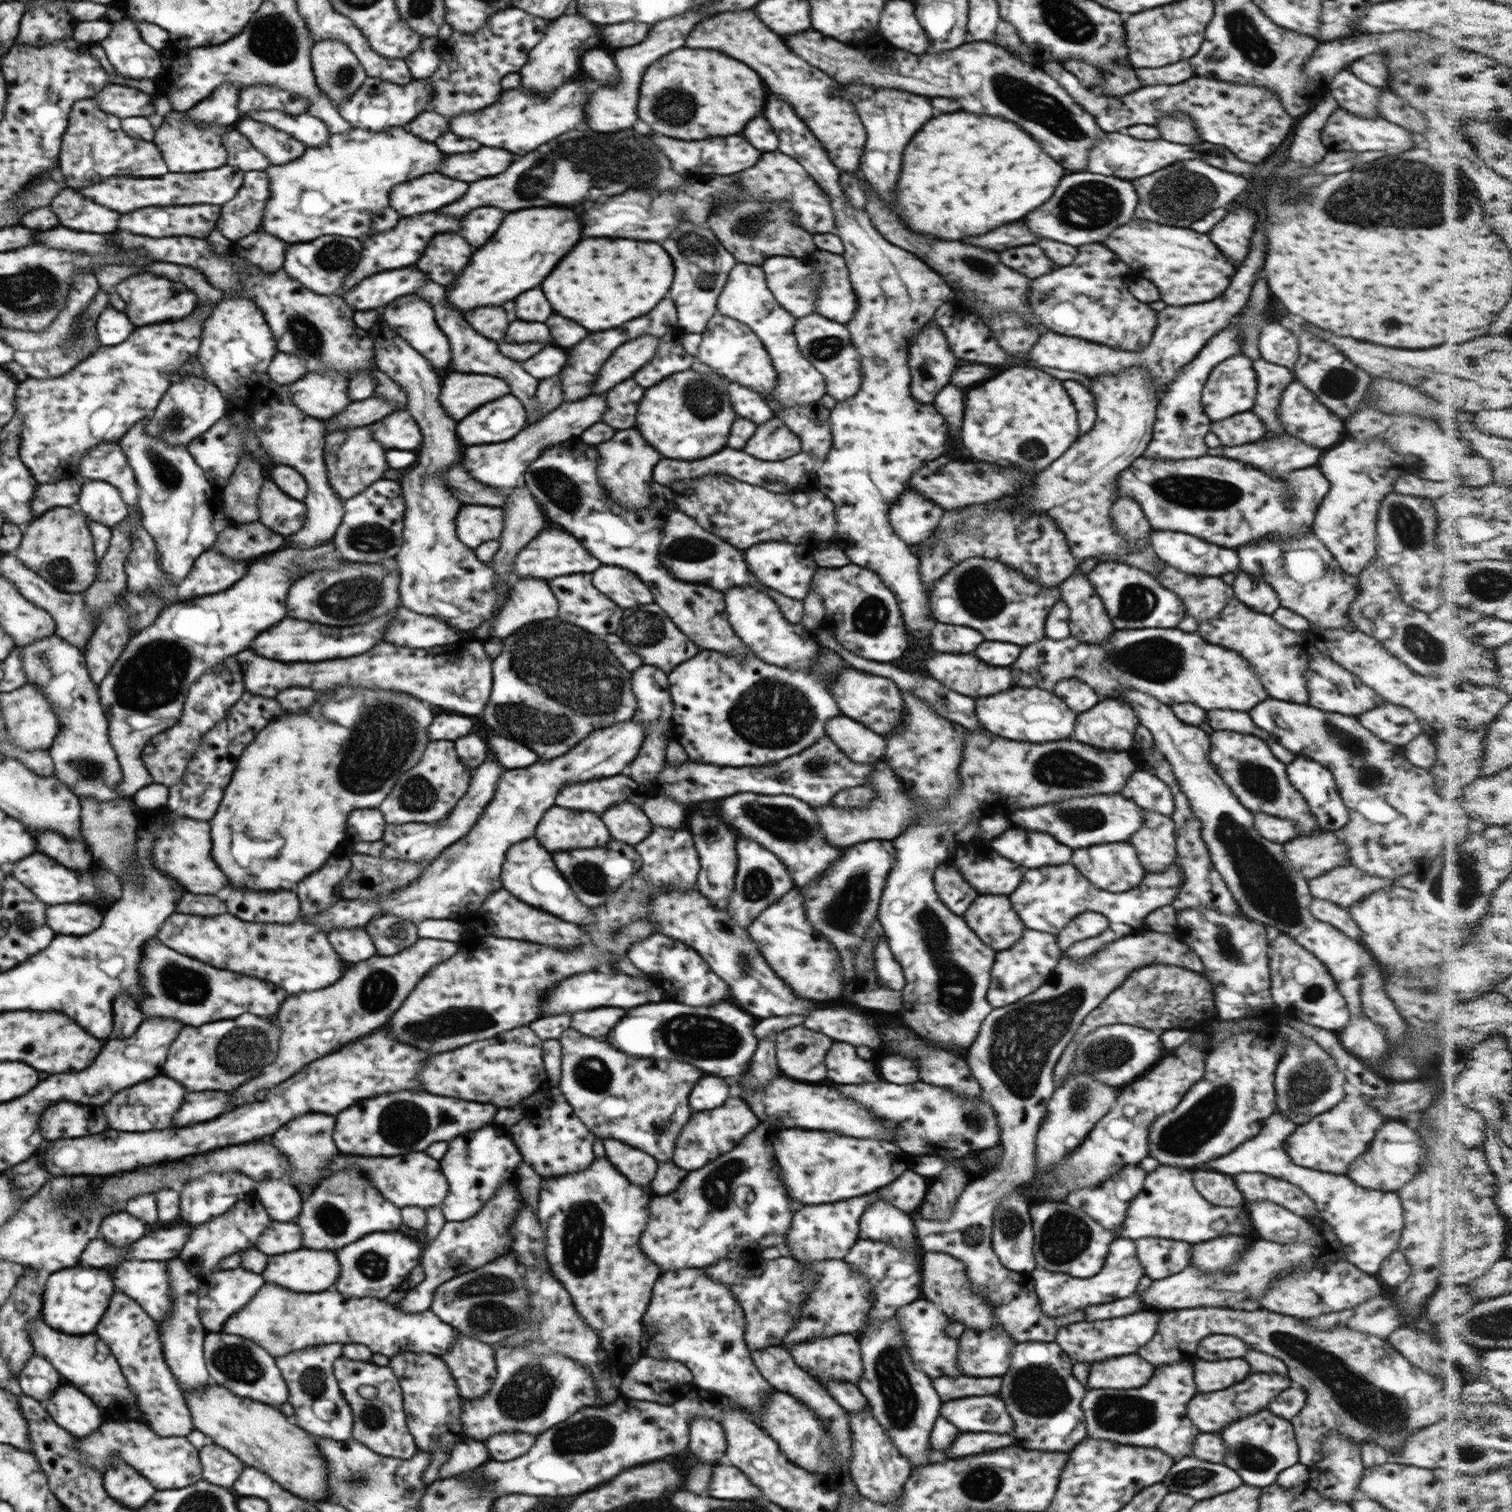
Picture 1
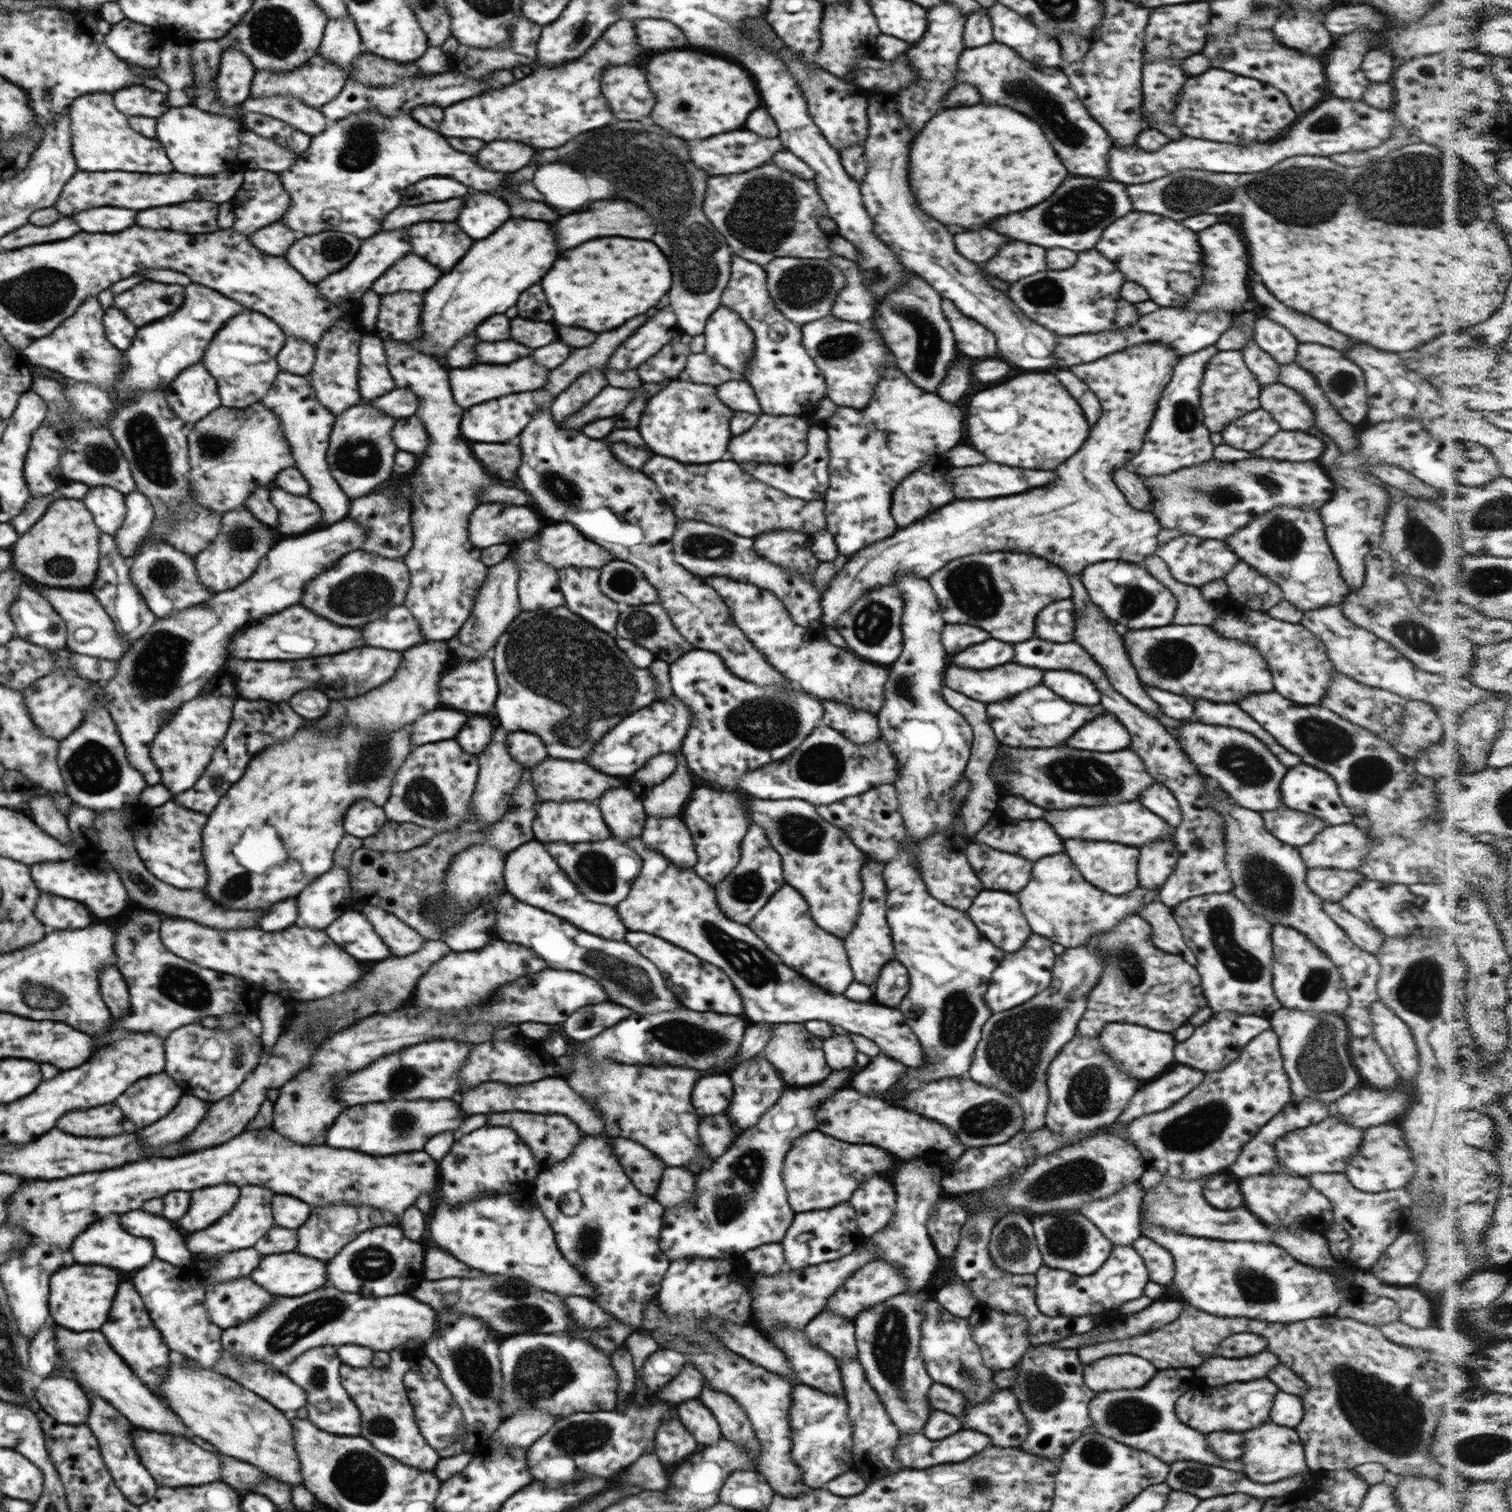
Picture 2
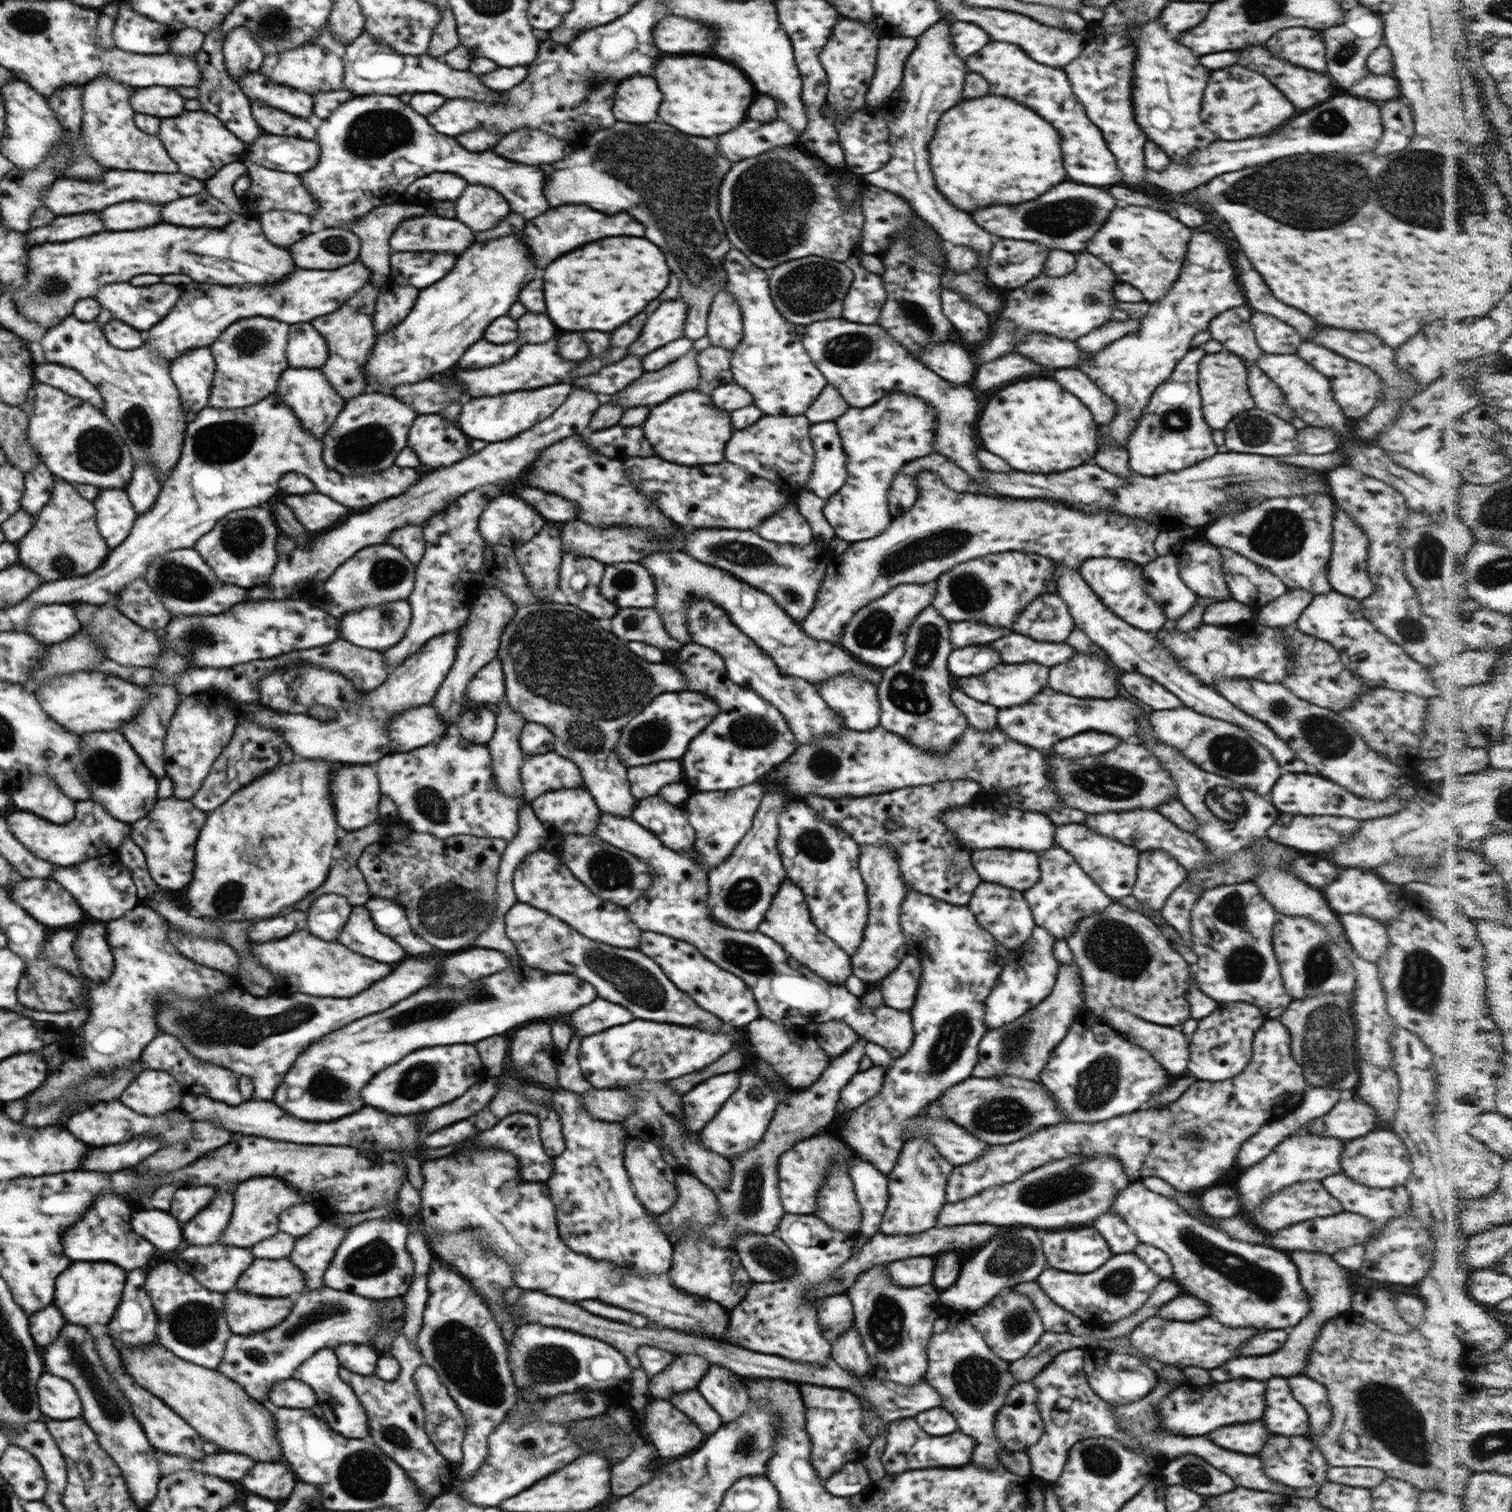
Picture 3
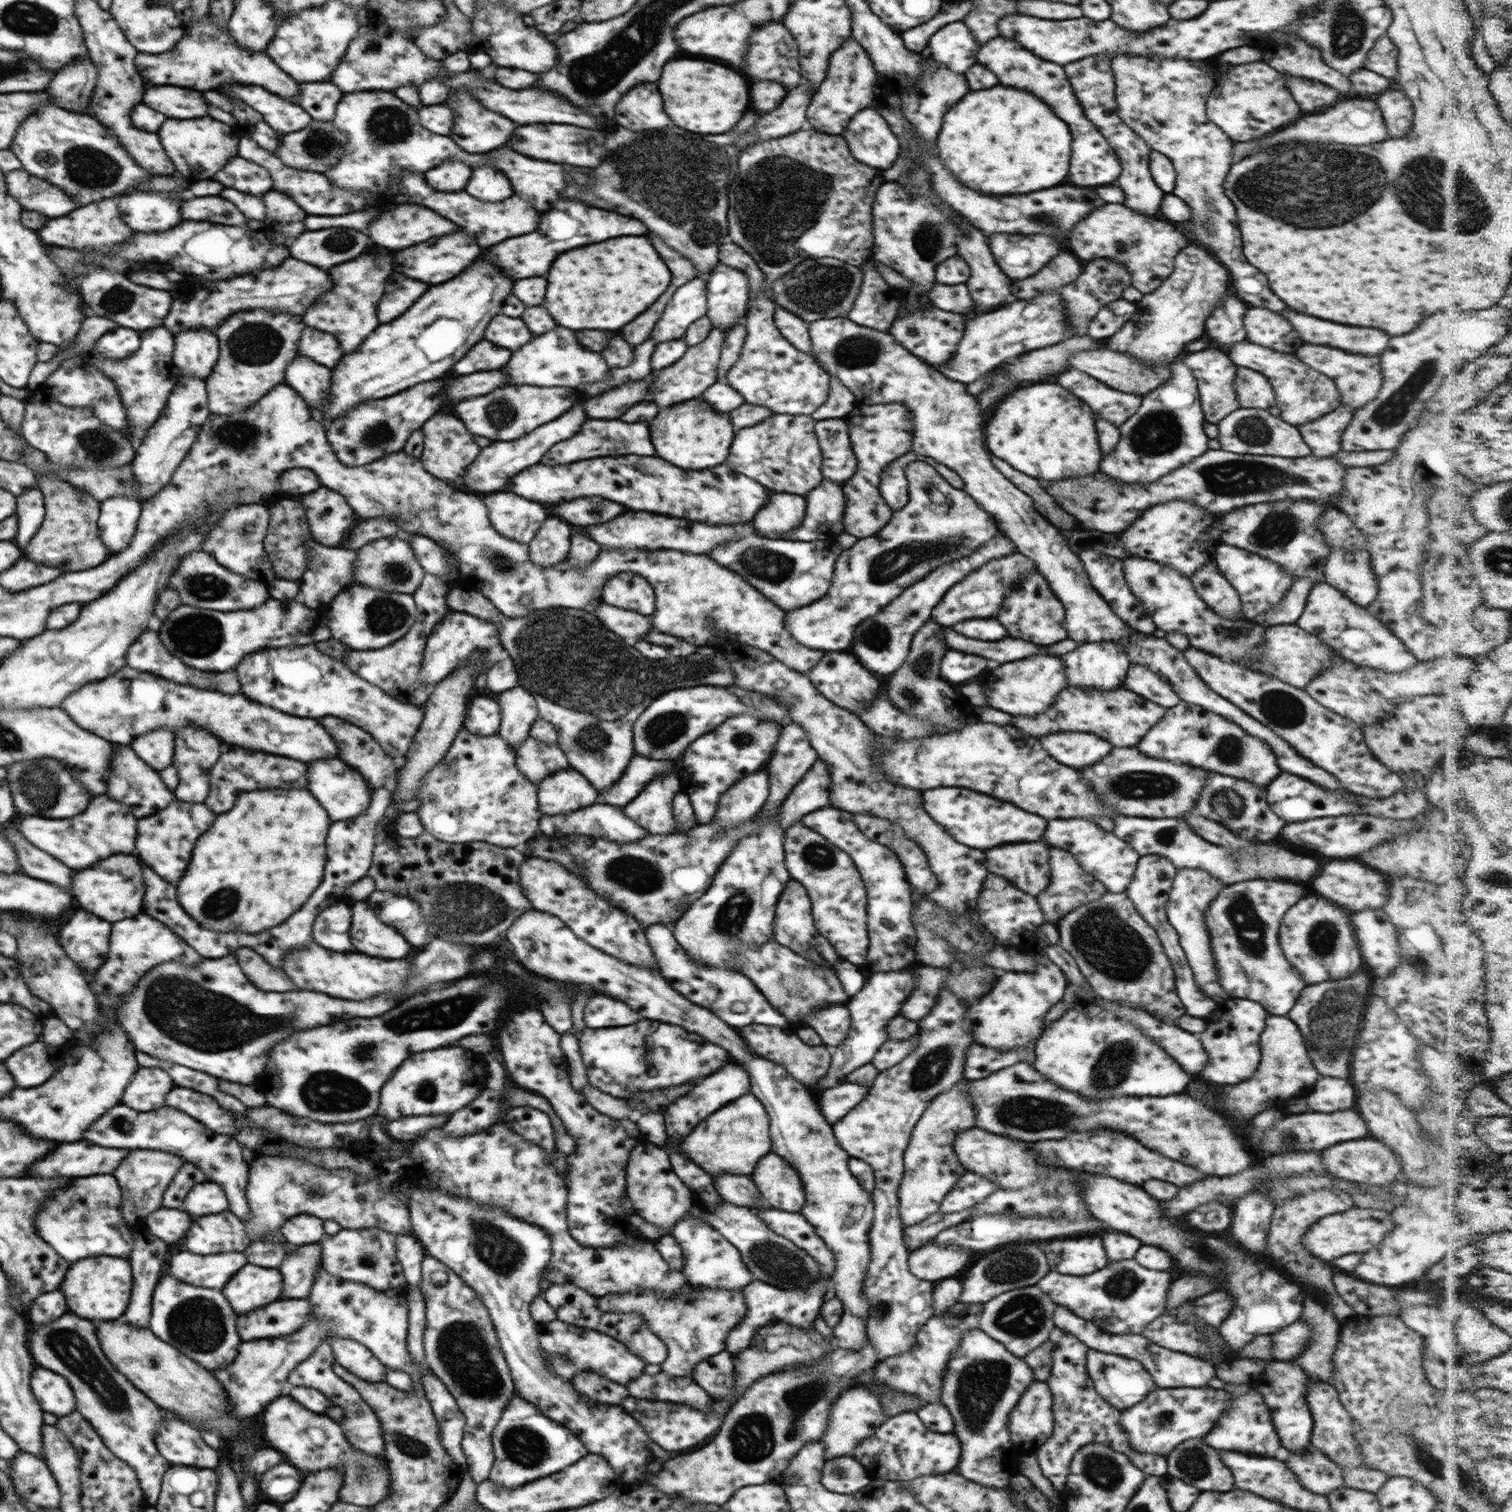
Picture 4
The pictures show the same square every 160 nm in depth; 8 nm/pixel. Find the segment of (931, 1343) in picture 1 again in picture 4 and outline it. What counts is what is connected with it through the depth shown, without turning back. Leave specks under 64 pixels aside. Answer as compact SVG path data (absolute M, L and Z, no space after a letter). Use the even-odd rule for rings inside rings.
M971 1328L963 1332L959 1347L947 1362L943 1376L940 1404L944 1405L954 1419L953 1434L960 1439L961 1457L956 1468L964 1478L990 1488L1004 1488L1013 1485L1014 1477L1019 1473L1009 1465L1008 1450L1013 1442L1007 1422L1010 1412L1018 1404L1022 1393L1034 1381L1032 1369L1022 1357L1014 1356L1006 1347L996 1342L979 1328Z

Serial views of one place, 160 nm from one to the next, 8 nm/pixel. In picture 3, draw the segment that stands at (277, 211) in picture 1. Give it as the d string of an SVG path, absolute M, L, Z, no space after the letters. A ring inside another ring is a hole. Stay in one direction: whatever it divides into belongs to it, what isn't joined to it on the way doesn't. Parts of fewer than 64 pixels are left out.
M354 95L323 120L314 139L319 144L318 162L314 168L300 173L299 177L306 191L320 205L320 210L312 219L322 222L326 228L348 228L354 218L364 216L362 212L370 212L372 208L390 202L388 198L372 196L392 196L392 192L402 194L416 178L432 172L452 172L462 176L468 184L494 188L508 200L512 212L526 220L532 220L548 210L548 202L542 194L546 176L538 166L502 160L494 152L476 154L460 148L454 138L438 134L426 122L425 116L410 108L397 95ZM396 160L406 160L418 166L414 180L396 177L392 167Z

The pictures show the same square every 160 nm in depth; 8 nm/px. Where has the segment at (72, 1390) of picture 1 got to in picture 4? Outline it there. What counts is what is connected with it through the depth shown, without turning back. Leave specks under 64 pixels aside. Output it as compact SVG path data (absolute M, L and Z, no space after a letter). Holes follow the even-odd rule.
M36 1368L31 1379L36 1400L43 1407L43 1412L51 1412L57 1417L66 1416L78 1409L74 1392L66 1378L48 1368Z

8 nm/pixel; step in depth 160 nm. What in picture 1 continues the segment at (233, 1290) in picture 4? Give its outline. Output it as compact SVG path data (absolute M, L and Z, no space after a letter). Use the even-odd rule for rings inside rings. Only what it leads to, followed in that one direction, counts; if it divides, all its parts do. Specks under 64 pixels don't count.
M301 1248L294 1252L286 1252L269 1257L267 1267L262 1272L265 1282L271 1282L292 1290L292 1292L322 1292L328 1290L340 1274L340 1264L334 1252L328 1250L310 1250L310 1248Z

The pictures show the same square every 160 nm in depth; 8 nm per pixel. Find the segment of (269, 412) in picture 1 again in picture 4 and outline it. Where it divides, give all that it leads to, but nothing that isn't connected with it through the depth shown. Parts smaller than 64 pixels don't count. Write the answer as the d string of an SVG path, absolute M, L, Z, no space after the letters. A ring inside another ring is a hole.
M298 354L286 367L283 382L291 386L311 410L324 409L331 392L331 371L331 368Z

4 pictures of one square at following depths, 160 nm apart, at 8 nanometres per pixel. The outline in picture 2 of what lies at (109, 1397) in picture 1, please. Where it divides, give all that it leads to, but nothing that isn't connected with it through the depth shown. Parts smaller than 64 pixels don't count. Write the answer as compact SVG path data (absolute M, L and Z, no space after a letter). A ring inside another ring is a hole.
M56 1328L56 1342L60 1350L59 1358L63 1364L68 1364L74 1370L73 1376L69 1378L78 1380L85 1390L96 1393L96 1396L102 1396L110 1404L114 1405L123 1413L134 1427L144 1427L148 1432L158 1432L158 1434L170 1434L170 1436L186 1437L187 1426L181 1421L181 1418L168 1406L165 1406L160 1397L156 1396L151 1390L135 1375L135 1372L122 1360L122 1357L106 1342L104 1334L98 1330L92 1332L70 1332L66 1328Z

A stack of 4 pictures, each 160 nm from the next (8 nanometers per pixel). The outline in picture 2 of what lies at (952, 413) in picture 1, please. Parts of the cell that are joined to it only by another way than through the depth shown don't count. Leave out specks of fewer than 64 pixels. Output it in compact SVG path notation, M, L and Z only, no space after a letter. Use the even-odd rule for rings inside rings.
M960 358L956 360L956 364L952 364L948 376L944 377L944 384L940 383L938 387L937 395L946 402L958 402L964 392L968 390L968 384L972 380L972 374L970 374L970 366L974 364L974 360L970 358Z

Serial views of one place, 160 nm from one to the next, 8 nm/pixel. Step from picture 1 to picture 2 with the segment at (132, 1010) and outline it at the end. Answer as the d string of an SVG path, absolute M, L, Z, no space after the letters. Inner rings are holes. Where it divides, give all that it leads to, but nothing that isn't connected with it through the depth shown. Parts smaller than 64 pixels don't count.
M107 964L99 971L102 1000L111 1011L114 1021L120 1021L132 1011L131 995L123 973L116 964Z

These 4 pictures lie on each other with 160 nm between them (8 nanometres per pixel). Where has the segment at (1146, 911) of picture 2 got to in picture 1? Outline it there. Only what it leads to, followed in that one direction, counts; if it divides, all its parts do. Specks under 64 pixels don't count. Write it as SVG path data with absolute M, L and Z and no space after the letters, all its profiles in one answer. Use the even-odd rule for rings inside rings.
M1142 930L1140 933L1119 938L1111 942L1106 948L1100 948L1100 951L1092 957L1086 957L1085 962L1075 962L1069 960L1066 954L1060 958L1057 967L1052 972L1052 979L1042 985L1036 992L1016 1001L1014 1004L1007 1004L1002 1008L993 1008L990 1014L982 1021L976 1040L969 1046L968 1066L972 1076L980 1083L983 1090L983 1100L985 1100L996 1113L998 1124L1001 1130L1001 1146L1004 1147L1004 1156L1000 1164L984 1174L982 1178L972 1179L960 1198L956 1199L955 1207L951 1210L950 1218L946 1222L936 1222L936 1220L924 1220L921 1210L915 1210L910 1213L914 1226L916 1241L921 1249L928 1252L943 1252L955 1256L967 1266L967 1275L972 1283L972 1290L980 1294L984 1300L992 1307L997 1316L998 1323L1003 1329L1018 1343L1023 1342L1054 1342L1054 1336L1058 1328L1068 1326L1072 1322L1094 1322L1094 1320L1108 1320L1108 1318L1118 1318L1118 1316L1128 1316L1140 1310L1140 1300L1136 1296L1116 1300L1110 1304L1098 1304L1098 1306L1086 1306L1086 1310L1078 1310L1066 1316L1050 1318L1040 1308L1041 1302L1034 1289L1032 1280L1028 1282L1028 1276L1025 1273L1018 1273L1006 1268L994 1252L991 1234L994 1230L994 1211L996 1205L1014 1192L1016 1188L1026 1189L1034 1182L1036 1175L1036 1135L1042 1120L1047 1112L1047 1104L1050 1097L1054 1094L1056 1082L1054 1069L1058 1059L1065 1052L1065 1048L1073 1039L1076 1031L1080 1028L1082 1021L1096 1007L1102 1004L1102 1001L1116 990L1128 977L1133 970L1149 964L1166 964L1168 966L1180 966L1188 970L1201 973L1204 970L1203 962L1191 950L1191 948L1180 939L1174 932L1154 932Z

